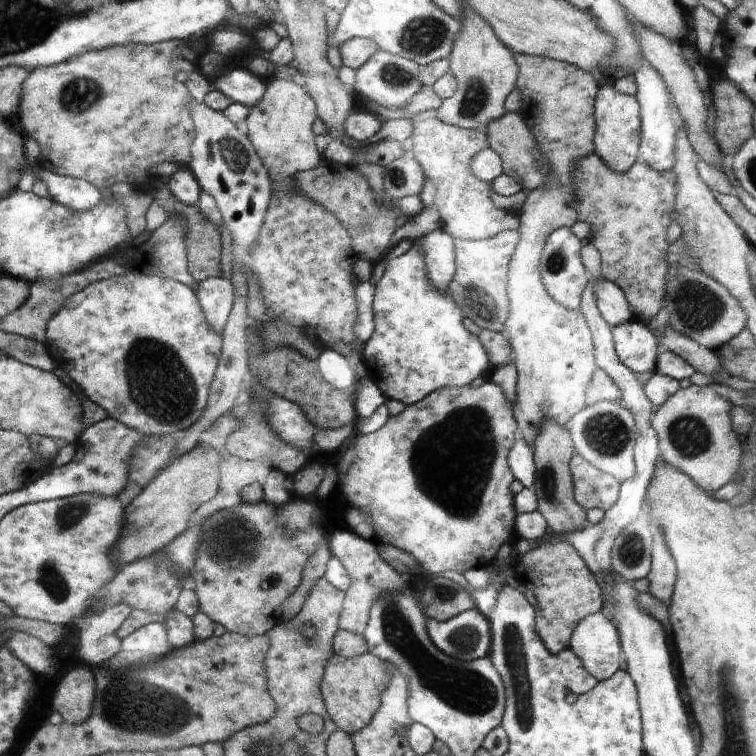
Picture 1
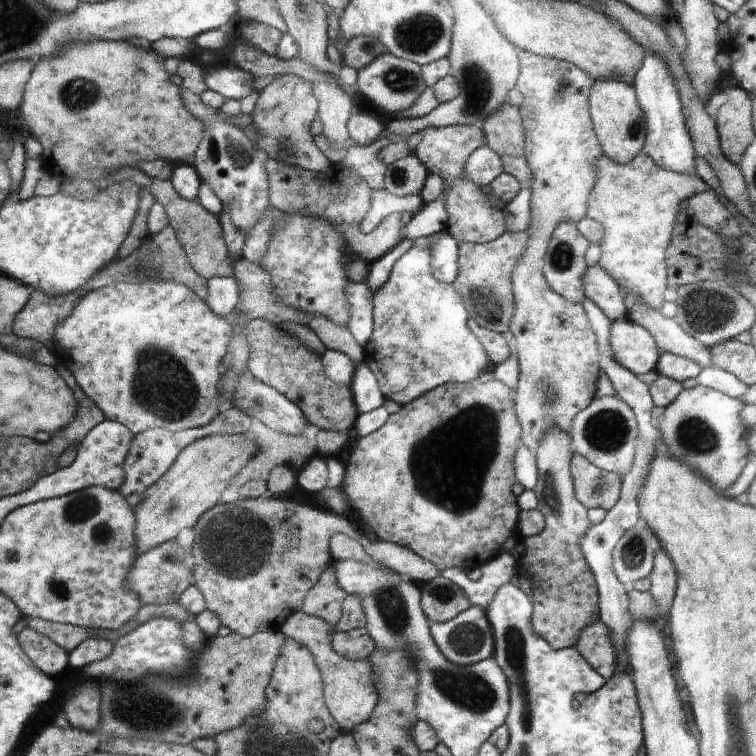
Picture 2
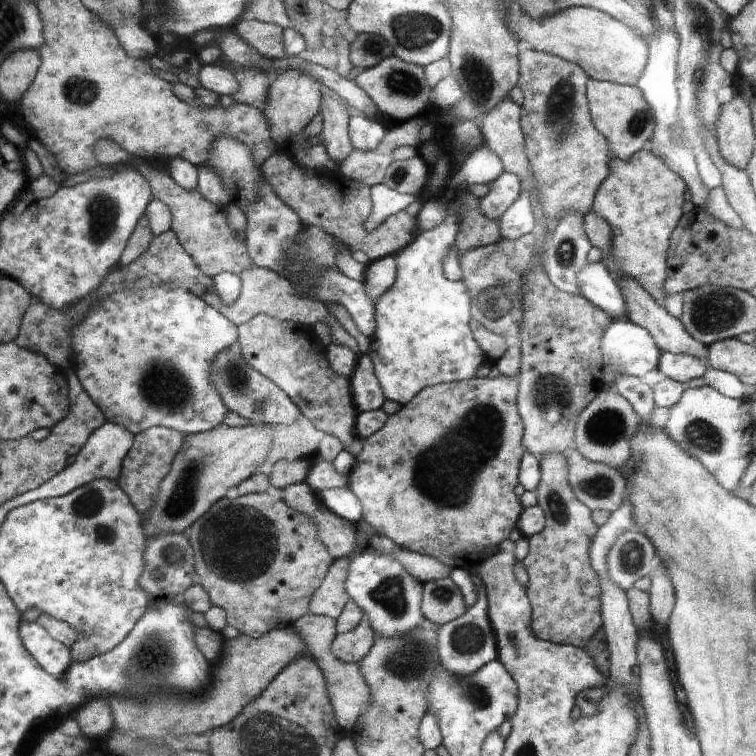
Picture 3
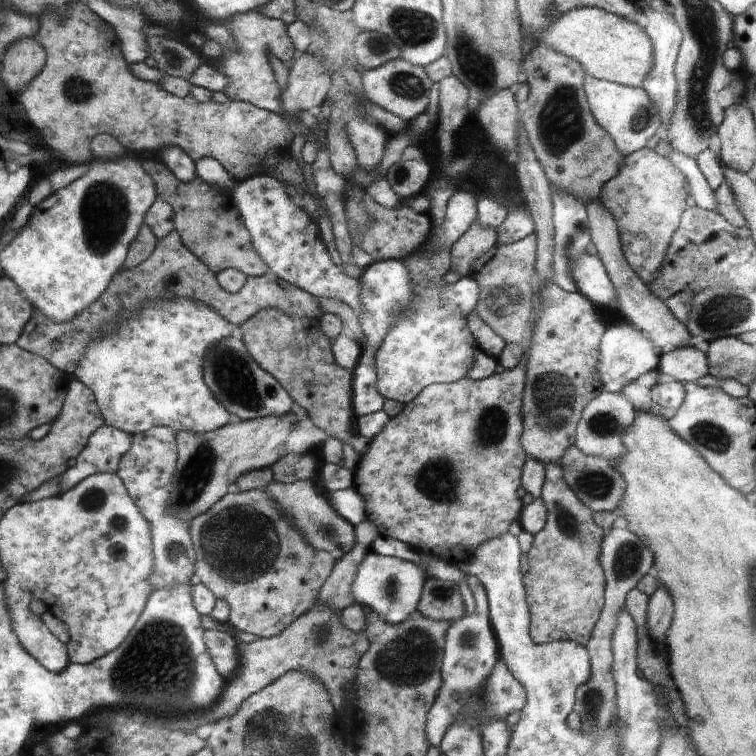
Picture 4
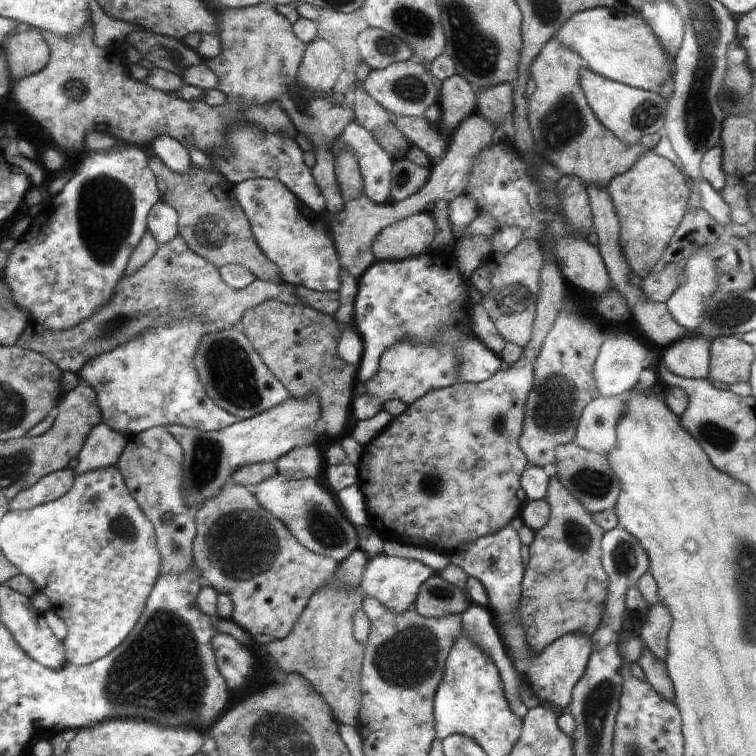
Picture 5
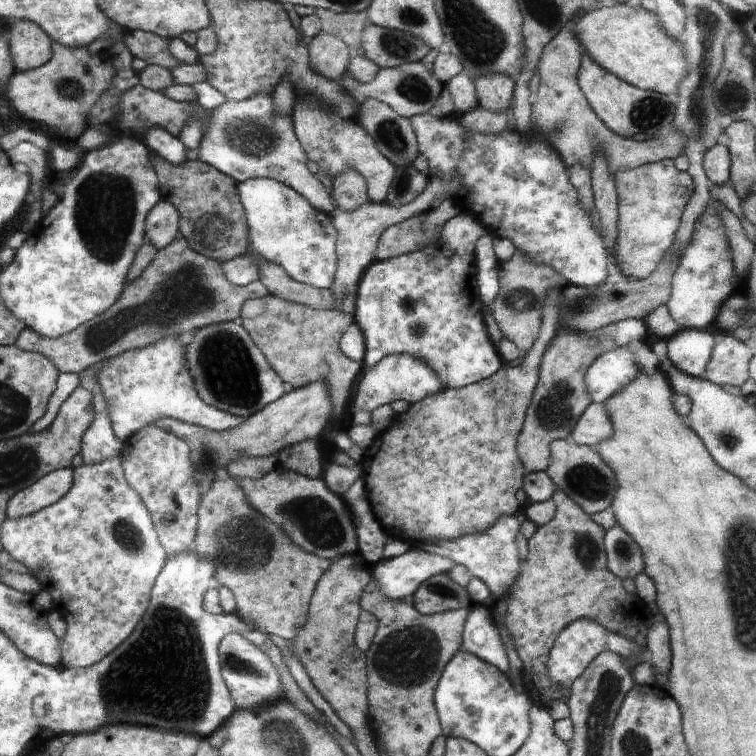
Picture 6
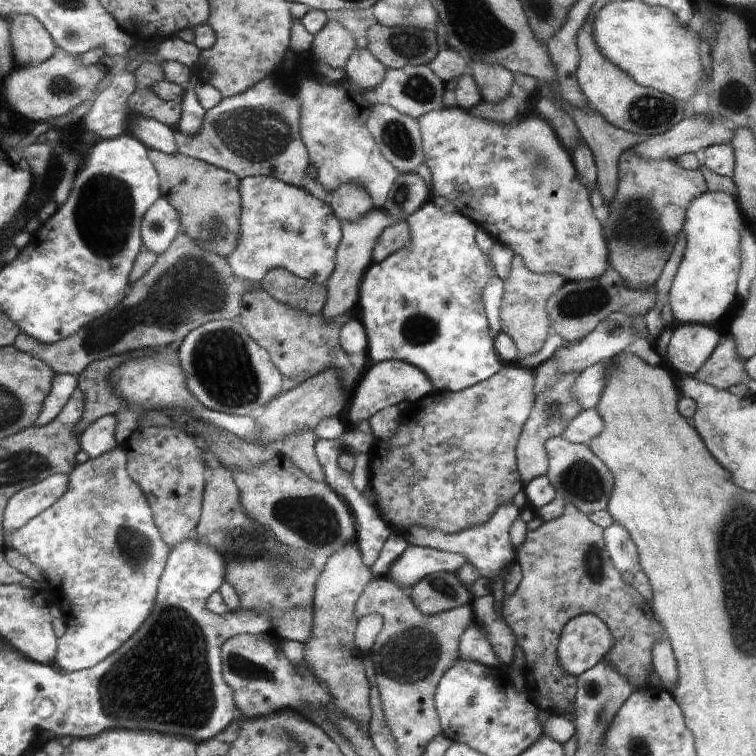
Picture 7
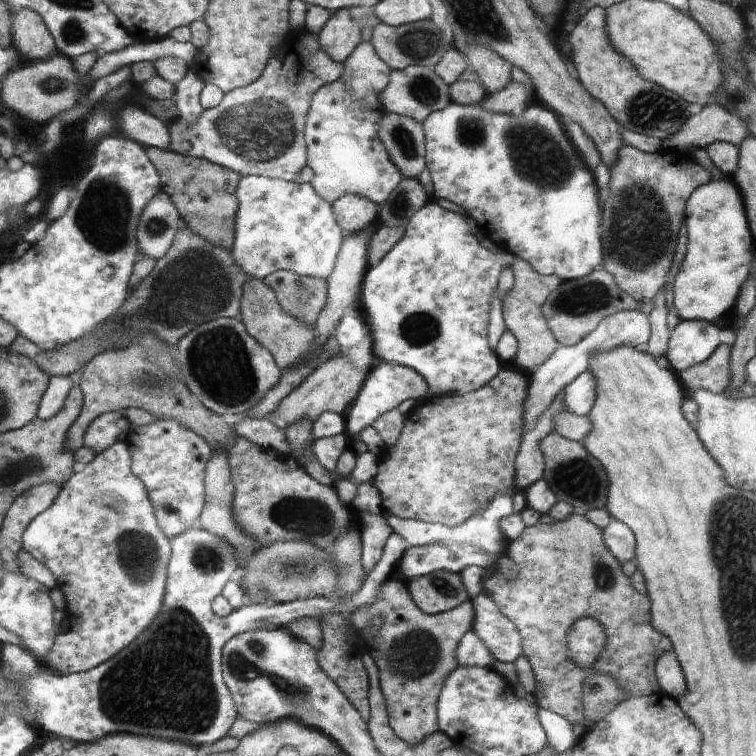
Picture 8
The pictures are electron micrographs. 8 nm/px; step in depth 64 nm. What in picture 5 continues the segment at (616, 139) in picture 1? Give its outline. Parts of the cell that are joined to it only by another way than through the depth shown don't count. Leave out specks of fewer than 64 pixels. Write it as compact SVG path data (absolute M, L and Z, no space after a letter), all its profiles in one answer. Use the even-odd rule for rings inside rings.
M584 66L582 70L581 86L596 119L625 146L638 145L642 137L653 134L653 132L663 132L665 118L667 117L667 100L659 93L636 89L603 78L592 73L587 66Z

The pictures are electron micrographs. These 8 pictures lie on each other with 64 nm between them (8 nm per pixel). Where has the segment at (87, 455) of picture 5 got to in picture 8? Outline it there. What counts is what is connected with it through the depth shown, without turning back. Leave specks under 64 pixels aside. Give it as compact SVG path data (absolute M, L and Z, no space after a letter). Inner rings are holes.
M104 412L88 426L87 433L84 434L84 447L94 450L94 454L98 455L104 450L111 449L119 440L120 434L130 427L129 421L118 412Z

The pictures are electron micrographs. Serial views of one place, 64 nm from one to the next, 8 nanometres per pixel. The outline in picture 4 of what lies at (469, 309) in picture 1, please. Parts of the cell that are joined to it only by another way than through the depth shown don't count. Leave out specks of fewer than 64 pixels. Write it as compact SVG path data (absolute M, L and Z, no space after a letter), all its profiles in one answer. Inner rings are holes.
M532 232L508 246L492 246L488 252L477 256L470 266L471 277L480 290L474 311L508 343L523 344L528 337L535 307L533 300L537 298L535 260L536 235Z

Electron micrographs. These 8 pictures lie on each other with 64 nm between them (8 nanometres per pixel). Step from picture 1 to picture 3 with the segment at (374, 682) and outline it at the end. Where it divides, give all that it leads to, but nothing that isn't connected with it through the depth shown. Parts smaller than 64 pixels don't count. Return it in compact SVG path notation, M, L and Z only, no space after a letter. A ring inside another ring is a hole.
M309 612L306 616L298 618L292 625L294 626L294 632L302 638L302 642L312 652L312 657L326 680L326 692L328 692L332 710L335 711L335 716L340 726L346 730L346 733L349 733L354 724L356 724L356 720L370 708L372 694L370 694L370 688L368 688L368 684L366 684L366 680L362 676L359 663L346 664L346 662L338 660L330 648L333 624L336 621L334 618L328 618L325 615L315 615Z

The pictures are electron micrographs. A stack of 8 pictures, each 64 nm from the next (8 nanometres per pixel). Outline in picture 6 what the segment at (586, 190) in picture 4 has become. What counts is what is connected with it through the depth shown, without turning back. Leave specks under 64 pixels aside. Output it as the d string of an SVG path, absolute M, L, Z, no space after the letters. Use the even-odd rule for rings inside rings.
M579 16L567 24L561 33L556 34L543 50L540 62L532 66L532 71L540 74L540 88L536 95L532 95L531 129L536 130L537 136L555 151L568 169L577 165L591 169L595 155L598 155L599 151L603 151L605 155L610 174L614 174L618 168L635 168L661 159L677 158L683 152L685 141L673 127L659 132L654 138L636 142L615 134L595 114L594 108L587 102L587 96L583 94L578 84L584 51L573 27Z

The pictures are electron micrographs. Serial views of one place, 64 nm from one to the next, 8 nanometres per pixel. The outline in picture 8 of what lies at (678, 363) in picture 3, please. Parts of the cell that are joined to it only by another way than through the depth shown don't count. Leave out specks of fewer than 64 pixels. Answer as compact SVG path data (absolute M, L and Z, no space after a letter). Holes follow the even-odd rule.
M681 321L671 332L666 359L677 371L705 362L721 344L720 330L703 321Z

